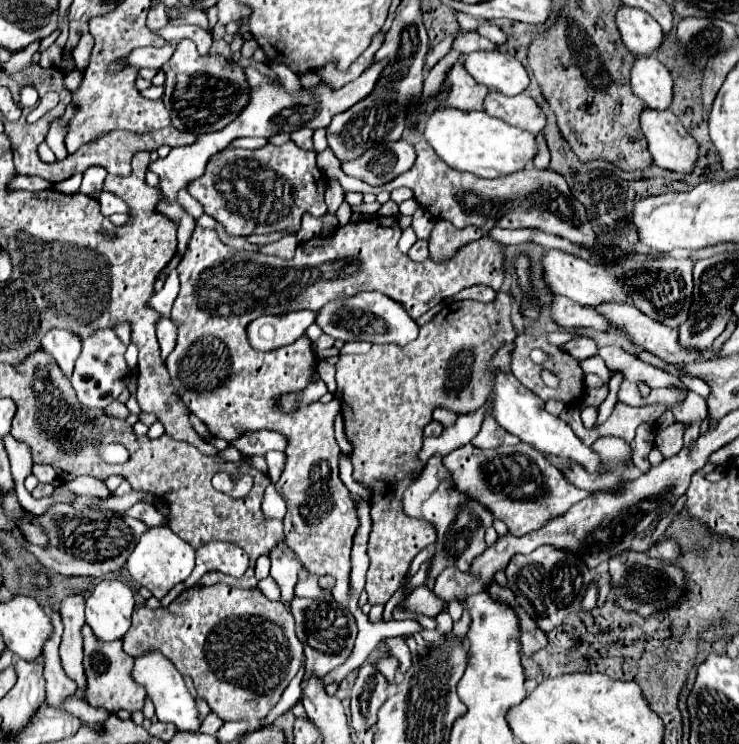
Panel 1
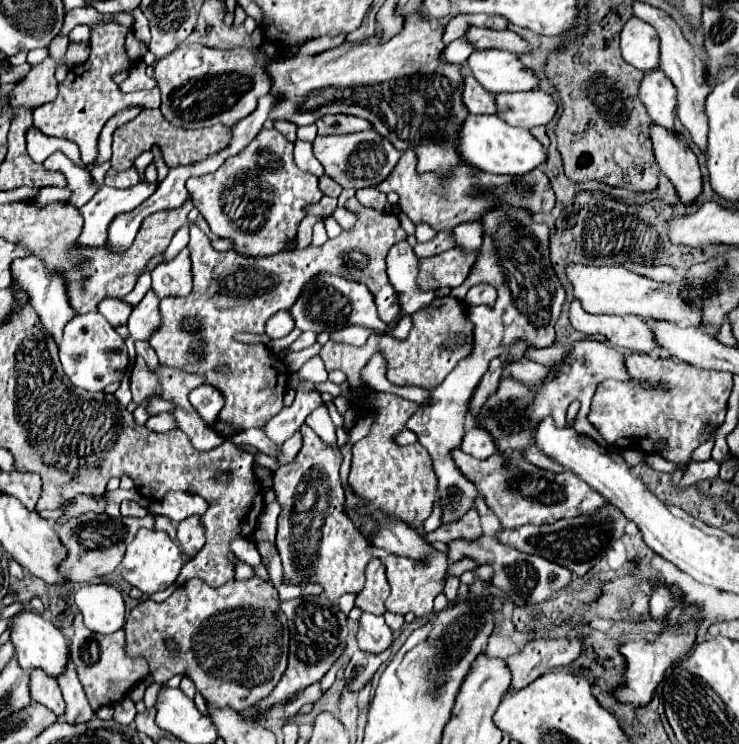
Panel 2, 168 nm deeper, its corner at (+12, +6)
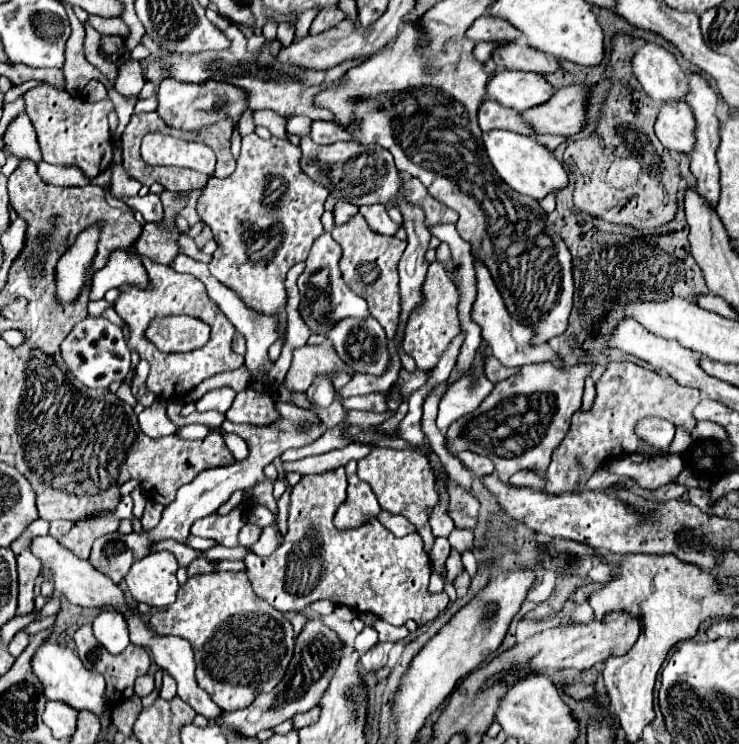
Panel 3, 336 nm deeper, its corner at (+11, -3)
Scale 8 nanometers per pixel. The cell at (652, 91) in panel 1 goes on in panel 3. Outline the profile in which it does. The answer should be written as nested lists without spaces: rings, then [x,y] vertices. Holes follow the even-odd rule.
[[[671,102],[661,106],[655,124],[655,134],[667,150],[679,154],[691,154],[695,146],[693,130],[695,130],[695,118],[687,102]]]

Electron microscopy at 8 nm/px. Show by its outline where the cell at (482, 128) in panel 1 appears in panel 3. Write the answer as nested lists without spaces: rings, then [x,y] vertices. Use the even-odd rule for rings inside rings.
[[[491,130],[483,134],[485,150],[497,174],[519,194],[533,196],[537,200],[545,198],[551,192],[559,192],[569,184],[569,174],[559,160],[555,160],[553,152],[549,152],[535,138],[513,134],[507,130]]]

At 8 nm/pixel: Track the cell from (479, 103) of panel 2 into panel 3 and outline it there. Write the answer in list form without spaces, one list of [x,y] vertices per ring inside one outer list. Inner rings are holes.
[[[485,100],[479,110],[479,126],[487,130],[511,130],[523,136],[535,136],[535,130],[521,120],[521,114],[513,108],[505,108],[495,100]]]

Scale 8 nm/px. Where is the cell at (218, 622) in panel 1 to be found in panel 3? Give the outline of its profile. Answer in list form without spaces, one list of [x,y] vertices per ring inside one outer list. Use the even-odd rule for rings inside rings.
[[[213,572],[213,574],[199,574],[197,578],[189,578],[177,590],[177,600],[171,606],[167,606],[167,610],[155,612],[151,616],[149,626],[157,634],[179,636],[191,642],[197,662],[197,682],[209,692],[213,702],[225,712],[243,710],[251,706],[259,694],[273,690],[281,680],[281,676],[285,674],[295,646],[291,622],[279,610],[269,606],[269,602],[253,594],[251,582],[245,572]]]

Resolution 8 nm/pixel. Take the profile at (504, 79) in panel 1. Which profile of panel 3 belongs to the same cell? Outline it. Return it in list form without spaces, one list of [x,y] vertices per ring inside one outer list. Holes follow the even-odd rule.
[[[495,72],[487,86],[489,98],[497,100],[507,108],[523,112],[527,108],[545,104],[555,88],[541,76],[533,72]]]

